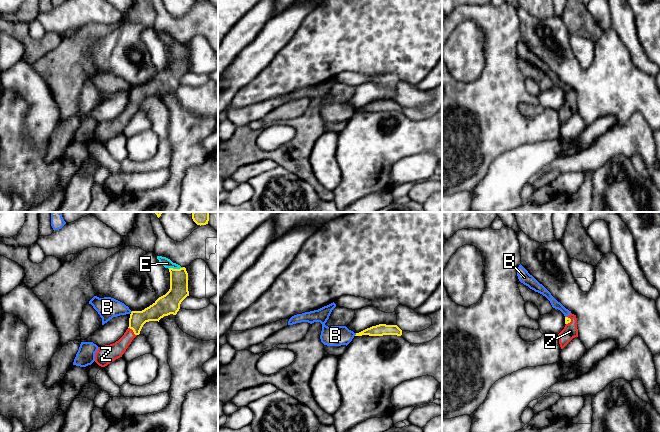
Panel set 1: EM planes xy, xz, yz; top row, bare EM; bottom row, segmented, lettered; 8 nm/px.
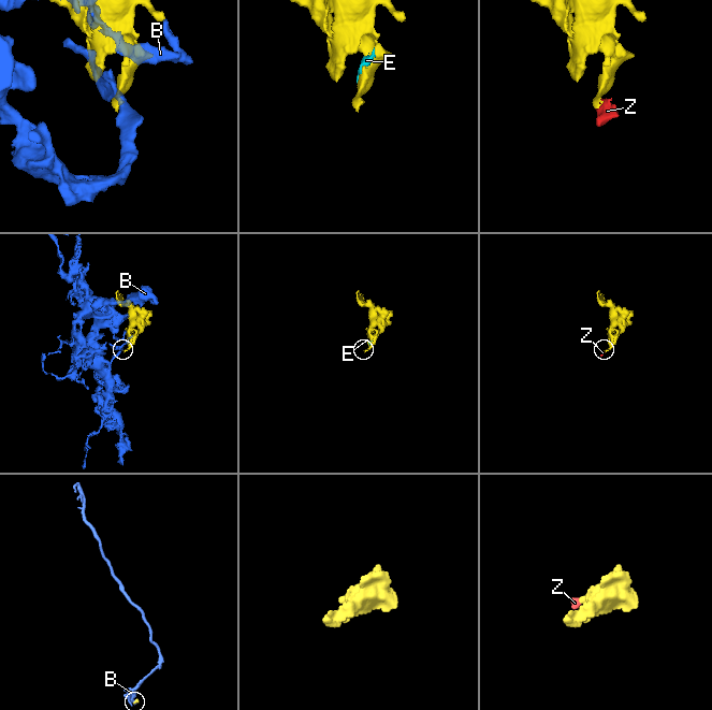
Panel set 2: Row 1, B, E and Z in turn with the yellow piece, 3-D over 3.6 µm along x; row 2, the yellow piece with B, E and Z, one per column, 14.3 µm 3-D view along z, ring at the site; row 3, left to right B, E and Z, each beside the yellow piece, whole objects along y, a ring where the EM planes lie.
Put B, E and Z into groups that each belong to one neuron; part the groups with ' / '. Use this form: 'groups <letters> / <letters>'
groups B / E Z

